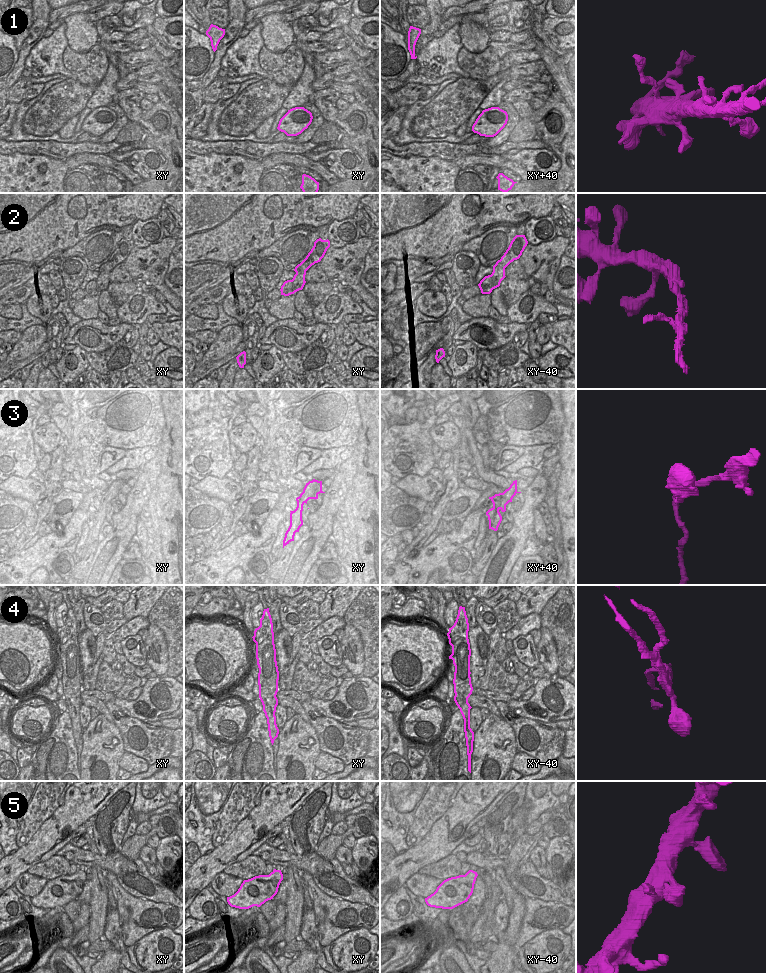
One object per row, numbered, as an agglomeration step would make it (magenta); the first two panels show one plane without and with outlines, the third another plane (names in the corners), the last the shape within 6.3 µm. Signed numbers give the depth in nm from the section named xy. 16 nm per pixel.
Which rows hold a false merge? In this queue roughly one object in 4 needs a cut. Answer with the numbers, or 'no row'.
2, 3, 4

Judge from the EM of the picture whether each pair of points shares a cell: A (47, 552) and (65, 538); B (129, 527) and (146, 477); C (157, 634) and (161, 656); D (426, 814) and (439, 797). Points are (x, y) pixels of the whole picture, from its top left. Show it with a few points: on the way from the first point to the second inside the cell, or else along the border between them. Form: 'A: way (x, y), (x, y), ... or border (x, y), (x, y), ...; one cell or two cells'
A: way (51, 548), (61, 541); one cell
B: way (131, 515), (135, 511), (144, 489); one cell
C: way (157, 639), (161, 645), (161, 651); one cell
D: way (430, 810), (436, 801); one cell

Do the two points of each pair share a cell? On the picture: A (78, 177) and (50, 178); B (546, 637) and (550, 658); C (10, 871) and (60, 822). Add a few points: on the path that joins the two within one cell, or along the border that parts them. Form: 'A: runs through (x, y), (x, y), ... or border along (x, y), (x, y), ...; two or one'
A: border along (68, 169), (62, 182); two
B: runs through (546, 642), (547, 653); one
C: runs through (23, 858), (32, 853), (50, 835); one

